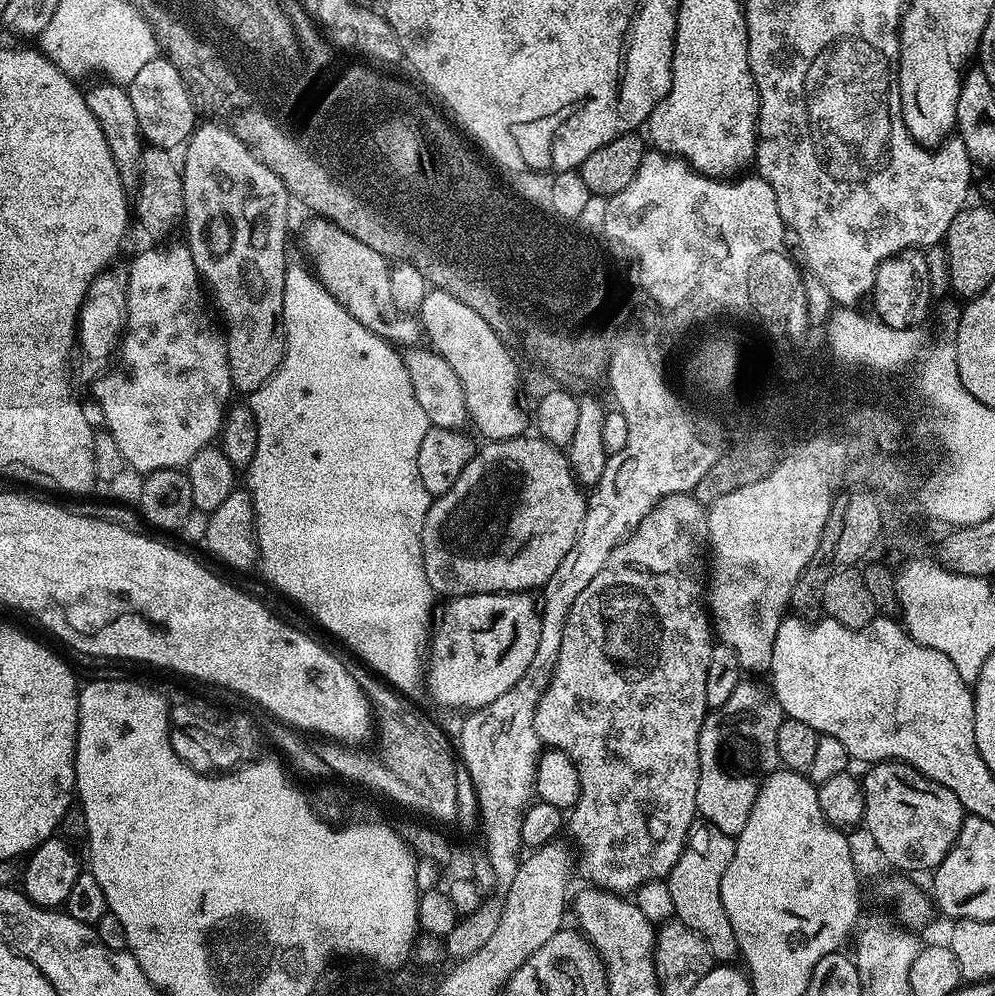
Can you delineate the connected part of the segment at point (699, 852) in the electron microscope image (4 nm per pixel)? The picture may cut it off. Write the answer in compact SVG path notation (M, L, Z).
M697 819L690 826L688 838L684 841L684 848L672 871L666 877L666 883L670 890L670 898L674 902L674 916L681 924L685 924L690 930L694 930L706 942L713 961L732 962L740 956L738 938L734 934L734 926L730 926L730 918L722 906L722 874L726 874L726 866L730 866L730 858L734 858L736 842L718 826L714 826L708 820Z

